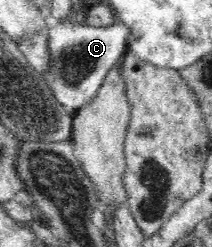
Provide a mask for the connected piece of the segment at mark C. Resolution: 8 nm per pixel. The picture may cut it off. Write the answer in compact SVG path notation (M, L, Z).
M67 19L61 23L52 22L47 33L49 69L44 79L65 109L78 111L87 105L89 99L94 99L106 75L121 63L124 53L128 51L130 29L119 21L105 27L91 27Z

